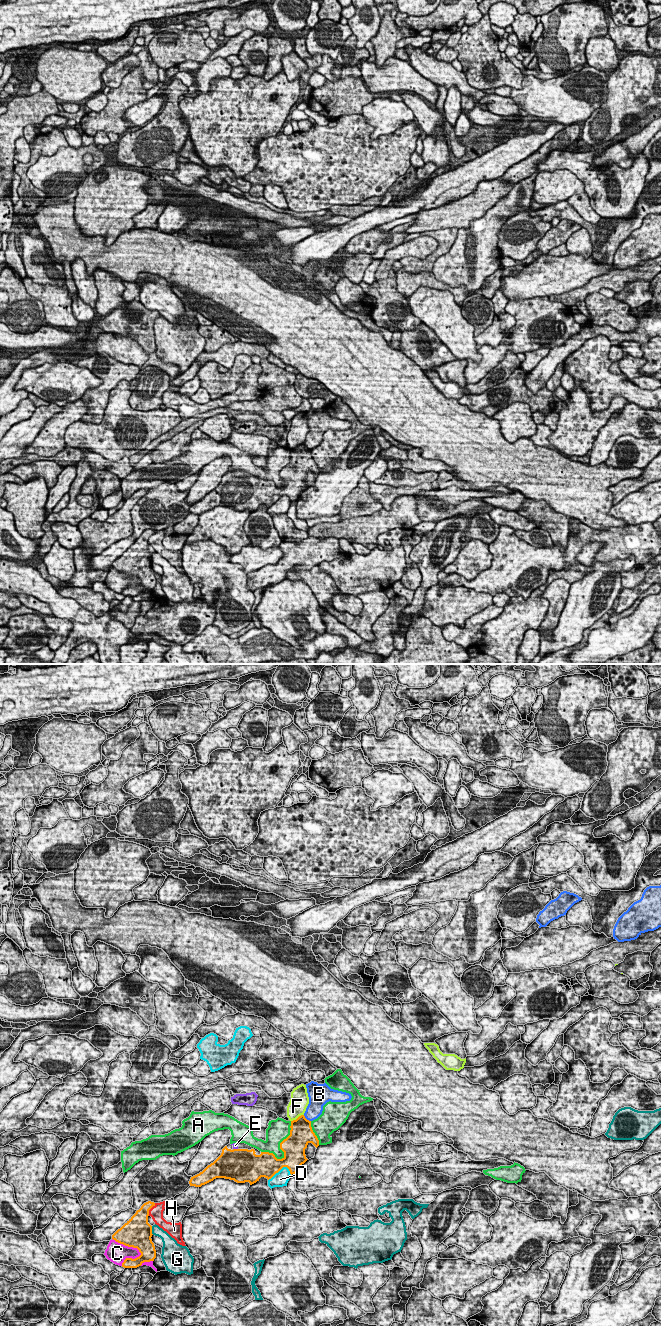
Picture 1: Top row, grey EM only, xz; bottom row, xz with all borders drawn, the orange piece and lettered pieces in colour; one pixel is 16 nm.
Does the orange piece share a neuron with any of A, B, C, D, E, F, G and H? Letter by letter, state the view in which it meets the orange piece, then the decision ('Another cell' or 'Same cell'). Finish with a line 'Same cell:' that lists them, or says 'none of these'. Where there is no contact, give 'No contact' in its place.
A: Touches orange in xz. Another cell
B: Touches orange in xz. Another cell
C: Touches orange in xz. Another cell
D: Touches orange in xz. Another cell
E: Touches orange in xz. Another cell
F: Touches orange in xz. Another cell
G: Touches orange in xz. Another cell
H: Touches orange in xz. Another cell
Same cell: none of these

